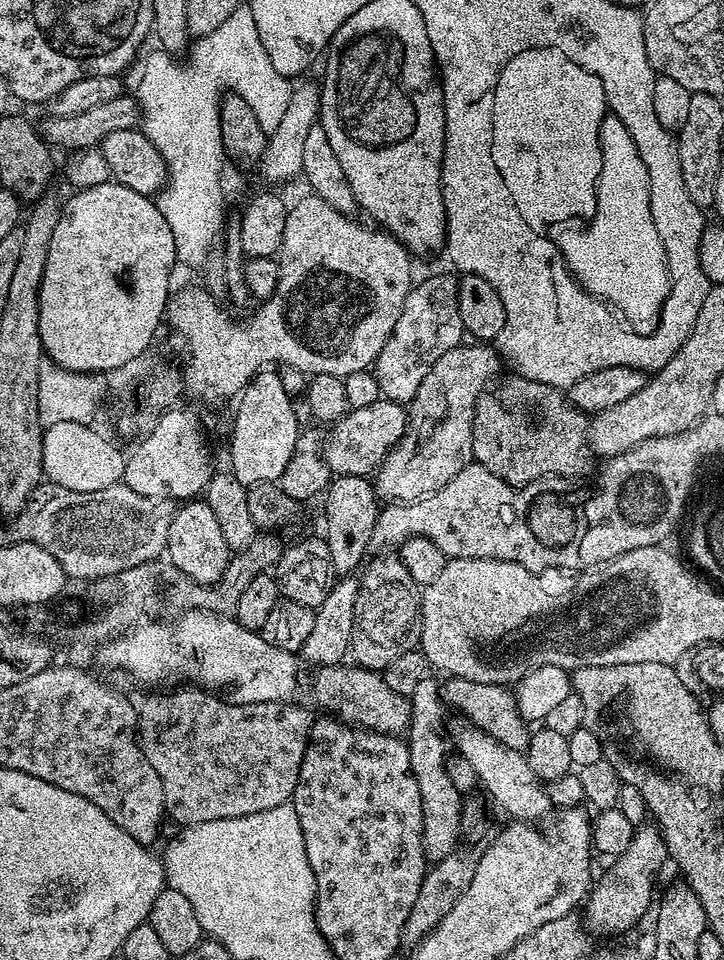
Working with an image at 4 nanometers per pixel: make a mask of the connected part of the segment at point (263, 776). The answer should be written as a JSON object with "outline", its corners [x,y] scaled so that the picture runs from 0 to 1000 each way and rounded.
{"outline":[[[232,719],[228,725],[204,725],[191,733],[191,770],[193,780],[199,782],[202,794],[213,798],[213,806],[224,814],[227,845],[233,855],[249,860],[301,856],[307,852],[334,852],[340,848],[362,848],[362,844],[378,844],[378,840],[399,836],[412,819],[412,806],[417,802],[417,790],[425,780],[428,770],[428,746],[424,746],[409,731],[356,731],[355,733],[327,733],[319,728],[302,729],[302,724],[287,719]]]}

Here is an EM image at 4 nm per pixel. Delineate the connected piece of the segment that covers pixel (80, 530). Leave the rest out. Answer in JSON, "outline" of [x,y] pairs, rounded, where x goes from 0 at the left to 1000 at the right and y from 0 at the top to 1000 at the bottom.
{"outline":[[[58,502],[44,511],[36,527],[15,543],[15,561],[58,569],[86,590],[90,601],[131,606],[144,600],[169,598],[180,590],[196,590],[217,582],[228,574],[232,565],[232,543],[235,529],[231,524],[217,523],[207,518],[188,514],[174,503],[163,503],[134,510],[130,514],[109,514],[88,506]]]}

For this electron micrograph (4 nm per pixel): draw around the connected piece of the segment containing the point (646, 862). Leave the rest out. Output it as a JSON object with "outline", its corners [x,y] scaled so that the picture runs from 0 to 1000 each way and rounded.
{"outline":[[[901,856],[890,859],[885,857],[869,884],[844,897],[845,905],[830,917],[827,914],[814,928],[809,945],[804,950],[811,966],[819,972],[867,970],[872,972],[883,964],[884,957],[896,953],[902,945],[901,920],[906,917],[906,907],[916,902],[917,896],[920,900],[923,895],[923,883],[917,880],[910,863]]]}

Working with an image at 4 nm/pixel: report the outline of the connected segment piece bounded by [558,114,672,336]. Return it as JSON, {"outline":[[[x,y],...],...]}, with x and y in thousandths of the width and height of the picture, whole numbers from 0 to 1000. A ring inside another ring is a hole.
{"outline":[[[840,119],[830,128],[829,138],[830,150],[830,183],[825,202],[825,217],[816,228],[811,230],[809,235],[802,242],[785,242],[779,247],[772,247],[771,257],[779,273],[785,277],[786,283],[790,284],[793,291],[800,294],[816,308],[825,313],[834,314],[836,317],[844,319],[865,334],[872,345],[881,347],[883,350],[899,350],[901,345],[909,340],[912,334],[912,324],[917,322],[917,316],[923,309],[923,304],[928,301],[928,289],[923,286],[923,263],[917,258],[917,247],[909,244],[909,235],[903,231],[903,223],[898,215],[898,185],[892,181],[892,169],[887,169],[887,160],[881,158],[881,152],[876,150],[876,144],[870,142],[870,135],[865,135],[865,131],[859,131],[859,127],[848,120]]]}

